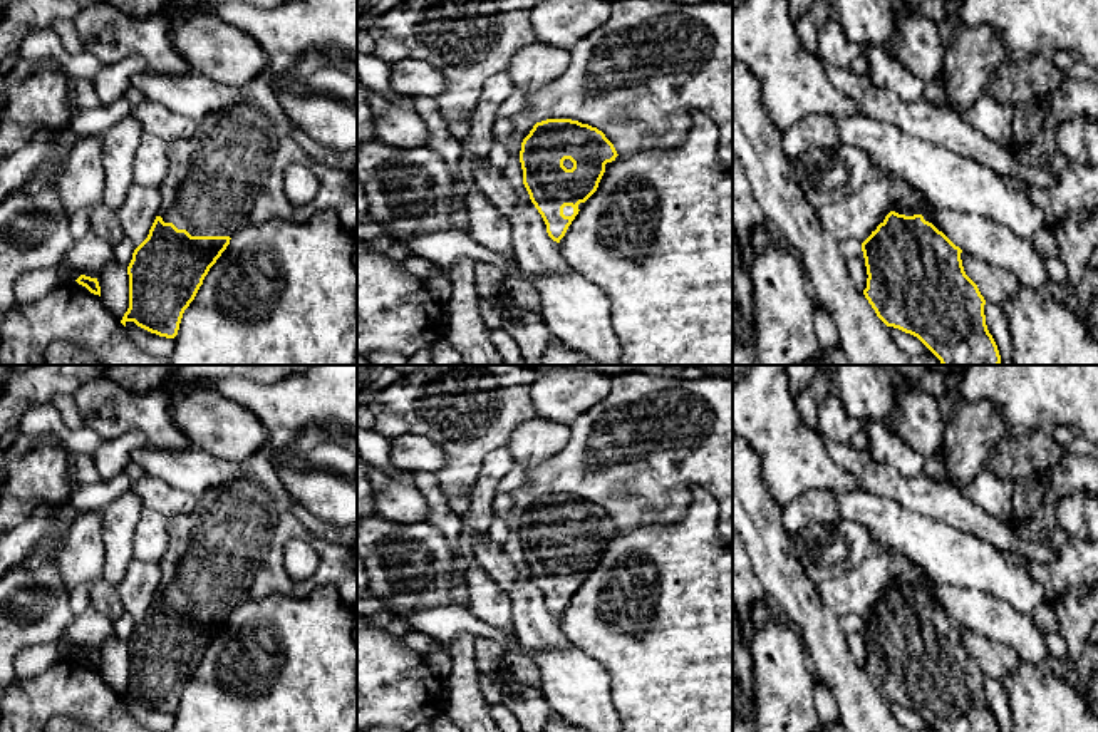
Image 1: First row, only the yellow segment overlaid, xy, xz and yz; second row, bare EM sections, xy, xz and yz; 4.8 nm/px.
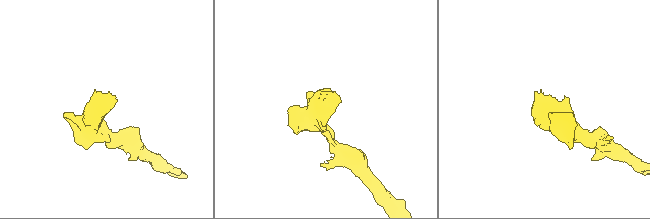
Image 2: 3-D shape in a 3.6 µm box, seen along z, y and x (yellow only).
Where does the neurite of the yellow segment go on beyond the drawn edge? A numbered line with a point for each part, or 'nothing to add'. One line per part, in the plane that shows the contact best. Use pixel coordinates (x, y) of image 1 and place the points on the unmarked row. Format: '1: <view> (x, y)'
1: xy (213, 553)

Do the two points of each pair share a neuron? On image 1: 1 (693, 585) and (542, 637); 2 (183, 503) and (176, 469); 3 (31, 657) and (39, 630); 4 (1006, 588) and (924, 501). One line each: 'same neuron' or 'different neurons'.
1: different neurons
2: different neurons
3: different neurons
4: different neurons

